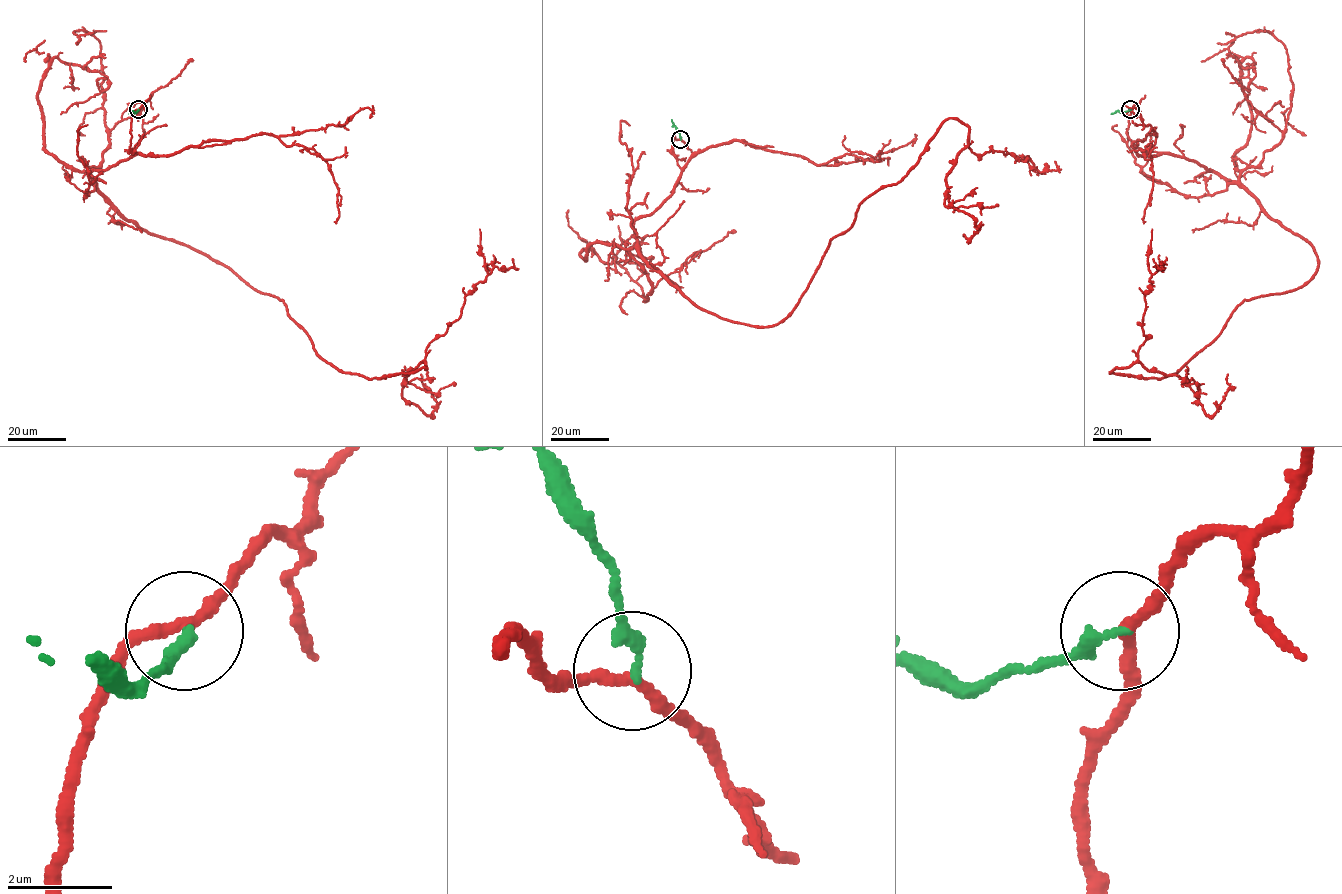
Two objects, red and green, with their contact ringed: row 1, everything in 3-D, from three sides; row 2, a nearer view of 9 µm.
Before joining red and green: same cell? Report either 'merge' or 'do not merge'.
do not merge

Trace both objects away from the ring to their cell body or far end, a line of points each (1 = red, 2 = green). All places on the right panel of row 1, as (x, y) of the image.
1: (1130, 109), (1136, 146), (1237, 181), (1315, 252), (1178, 372), (1109, 373), (1178, 375), (1211, 416), (1228, 374)
2: (1130, 109), (1111, 114)

